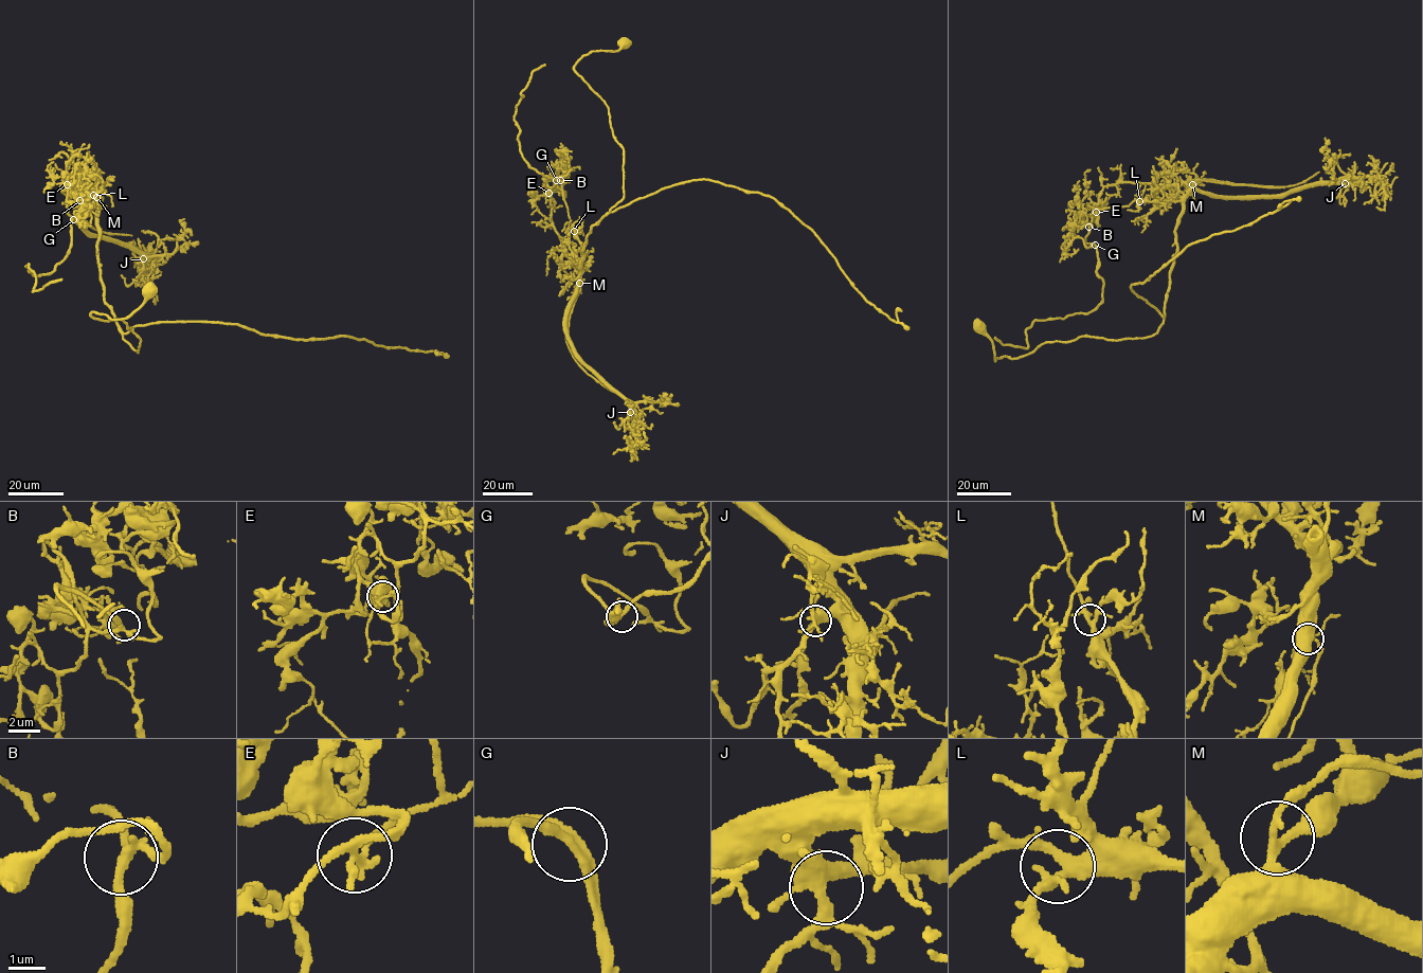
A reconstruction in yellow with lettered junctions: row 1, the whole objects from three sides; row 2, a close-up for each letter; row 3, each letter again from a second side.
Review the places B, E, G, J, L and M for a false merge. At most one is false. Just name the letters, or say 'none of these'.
E

